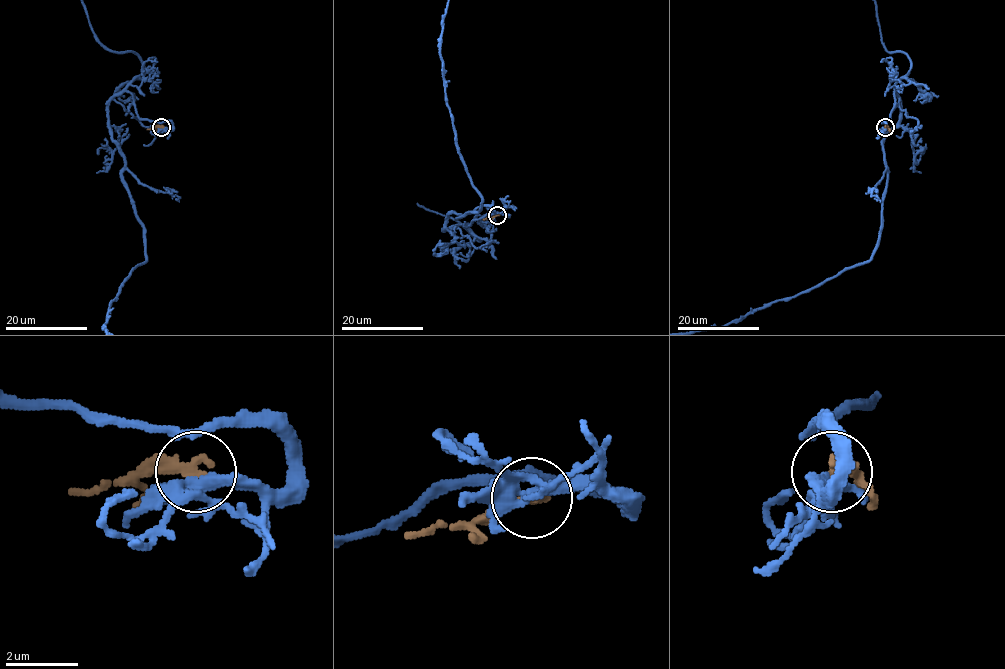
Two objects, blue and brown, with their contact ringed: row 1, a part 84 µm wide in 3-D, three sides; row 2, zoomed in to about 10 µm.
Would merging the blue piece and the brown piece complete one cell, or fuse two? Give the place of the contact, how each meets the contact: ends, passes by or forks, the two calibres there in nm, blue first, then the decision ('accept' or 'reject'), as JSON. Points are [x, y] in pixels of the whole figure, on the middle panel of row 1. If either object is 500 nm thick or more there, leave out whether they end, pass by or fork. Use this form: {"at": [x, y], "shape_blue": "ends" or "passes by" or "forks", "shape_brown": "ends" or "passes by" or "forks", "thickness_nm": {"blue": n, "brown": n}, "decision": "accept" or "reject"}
{"at": [497, 215], "shape_blue": "forks", "shape_brown": "ends", "thickness_nm": {"blue": 300, "brown": 300}, "decision": "accept"}

